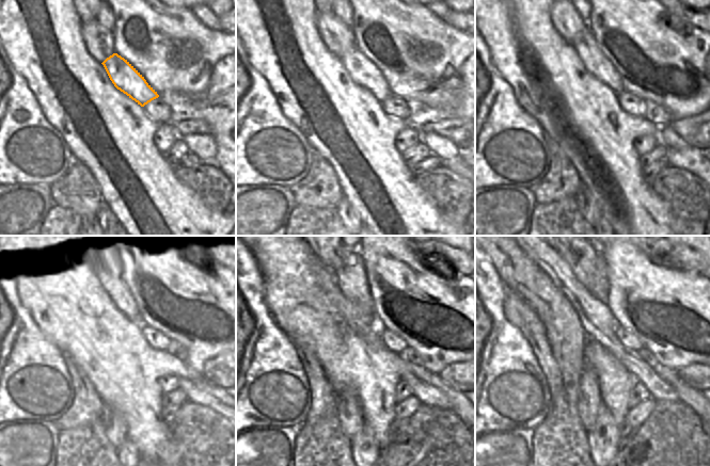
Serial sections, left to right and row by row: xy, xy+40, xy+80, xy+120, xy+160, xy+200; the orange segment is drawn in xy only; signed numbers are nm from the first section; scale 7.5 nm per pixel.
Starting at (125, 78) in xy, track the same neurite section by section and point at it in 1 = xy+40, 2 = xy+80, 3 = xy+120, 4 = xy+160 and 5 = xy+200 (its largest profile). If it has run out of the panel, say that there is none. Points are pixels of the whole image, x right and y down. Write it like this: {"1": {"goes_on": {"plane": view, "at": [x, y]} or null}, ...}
{"1": {"goes_on": {"plane": "xy+40", "at": [363, 73]}}, "2": {"goes_on": {"plane": "xy+80", "at": [590, 54]}}, "3": {"goes_on": {"plane": "xy+120", "at": [109, 276]}}, "4": {"goes_on": {"plane": "xy+160", "at": [351, 278]}}, "5": {"goes_on": {"plane": "xy+200", "at": [580, 257]}}}

